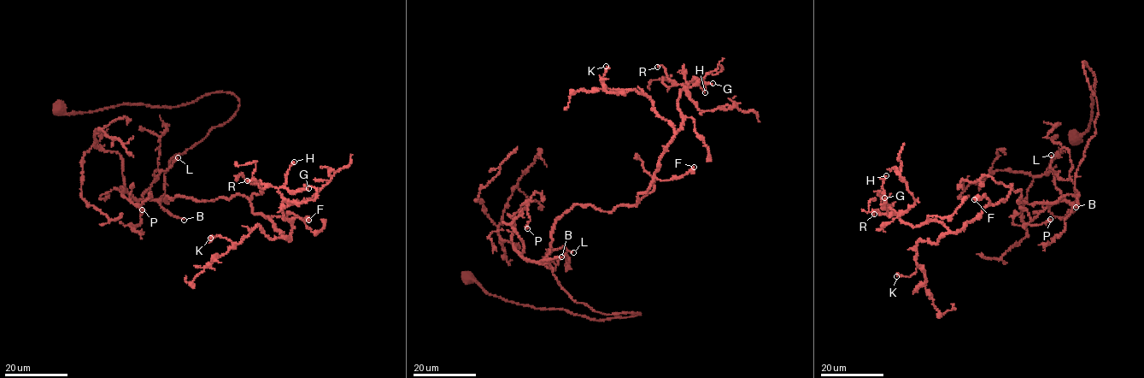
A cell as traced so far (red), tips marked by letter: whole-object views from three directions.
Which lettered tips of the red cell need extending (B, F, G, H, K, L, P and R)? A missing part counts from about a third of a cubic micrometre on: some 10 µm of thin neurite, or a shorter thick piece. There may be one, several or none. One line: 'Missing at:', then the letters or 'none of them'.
Missing at: B

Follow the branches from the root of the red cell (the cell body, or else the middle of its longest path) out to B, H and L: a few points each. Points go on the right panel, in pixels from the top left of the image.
B: (1075, 138), (1088, 128), (1093, 103), (1095, 79), (1084, 61), (1098, 113), (1095, 132), (1076, 173), (1076, 207)
H: (1075, 138), (1084, 61), (1076, 196), (1018, 203), (1011, 184), (953, 233), (906, 224), (886, 175)
L: (1075, 138), (1093, 103), (1084, 61), (1098, 113), (1077, 198), (1051, 155)

